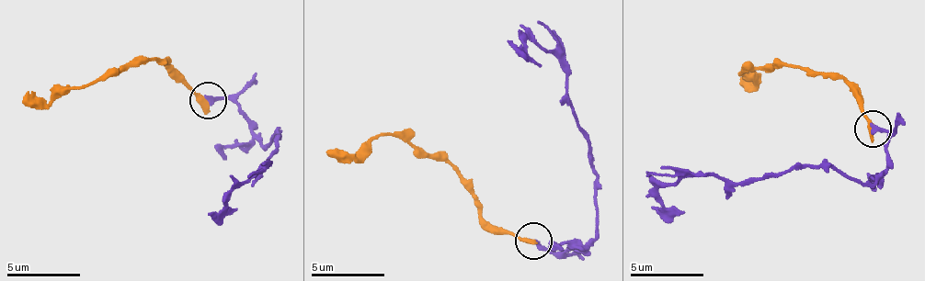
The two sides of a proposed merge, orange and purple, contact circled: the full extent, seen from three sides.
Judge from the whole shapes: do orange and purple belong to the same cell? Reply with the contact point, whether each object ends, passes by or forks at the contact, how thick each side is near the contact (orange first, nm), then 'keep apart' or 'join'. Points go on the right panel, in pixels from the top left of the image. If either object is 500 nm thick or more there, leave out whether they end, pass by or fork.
place (873, 129); orange ends; purple ends; calibres 440 and 300 nm; keep apart

